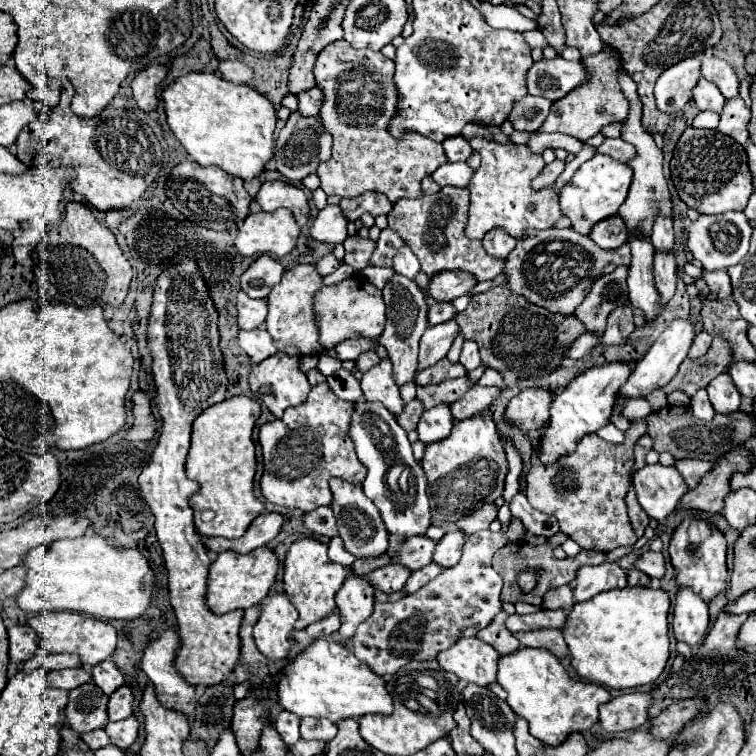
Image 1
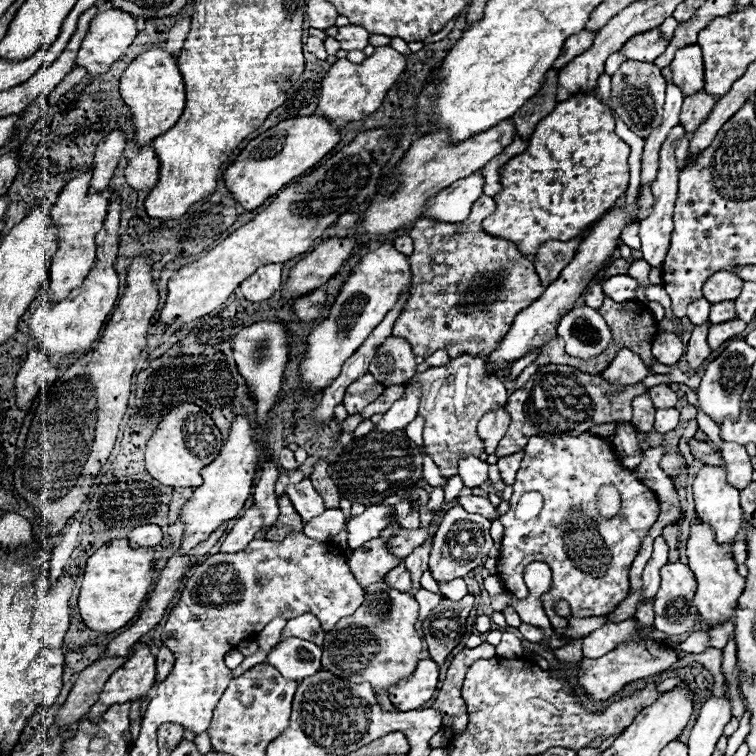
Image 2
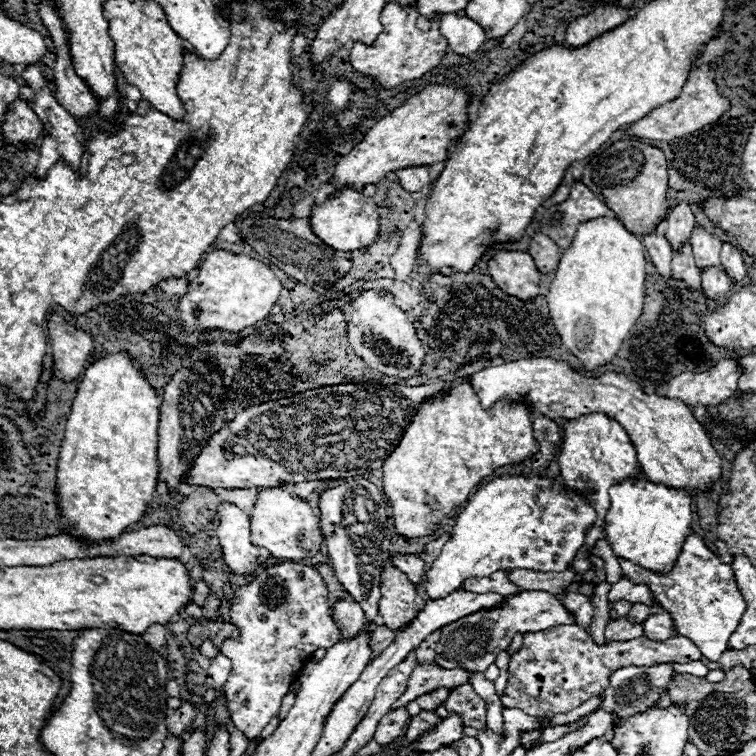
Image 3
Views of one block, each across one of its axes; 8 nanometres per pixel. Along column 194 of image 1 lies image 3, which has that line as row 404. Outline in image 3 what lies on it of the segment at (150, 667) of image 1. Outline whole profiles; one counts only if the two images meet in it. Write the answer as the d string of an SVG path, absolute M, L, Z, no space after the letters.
M726 358L704 372L684 372L662 384L656 392L690 404L720 404L738 392L738 378L744 372L736 358Z

